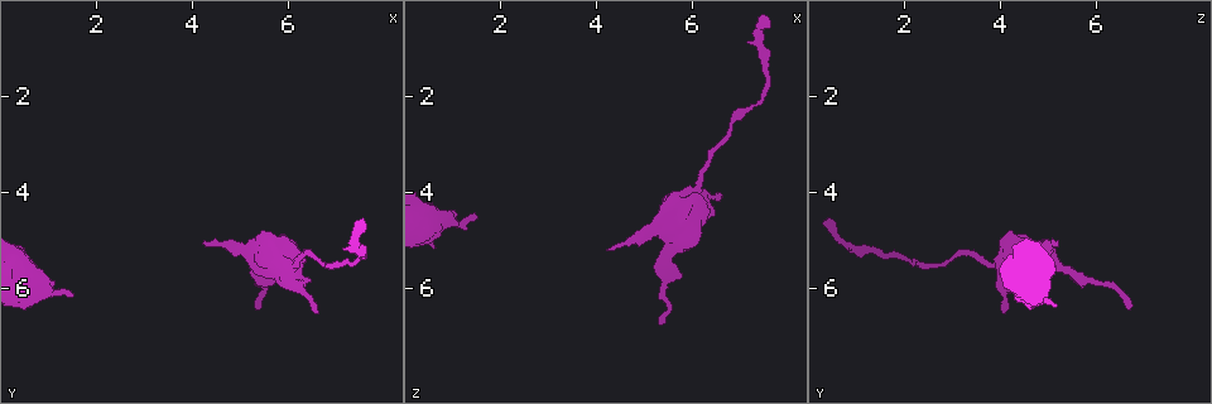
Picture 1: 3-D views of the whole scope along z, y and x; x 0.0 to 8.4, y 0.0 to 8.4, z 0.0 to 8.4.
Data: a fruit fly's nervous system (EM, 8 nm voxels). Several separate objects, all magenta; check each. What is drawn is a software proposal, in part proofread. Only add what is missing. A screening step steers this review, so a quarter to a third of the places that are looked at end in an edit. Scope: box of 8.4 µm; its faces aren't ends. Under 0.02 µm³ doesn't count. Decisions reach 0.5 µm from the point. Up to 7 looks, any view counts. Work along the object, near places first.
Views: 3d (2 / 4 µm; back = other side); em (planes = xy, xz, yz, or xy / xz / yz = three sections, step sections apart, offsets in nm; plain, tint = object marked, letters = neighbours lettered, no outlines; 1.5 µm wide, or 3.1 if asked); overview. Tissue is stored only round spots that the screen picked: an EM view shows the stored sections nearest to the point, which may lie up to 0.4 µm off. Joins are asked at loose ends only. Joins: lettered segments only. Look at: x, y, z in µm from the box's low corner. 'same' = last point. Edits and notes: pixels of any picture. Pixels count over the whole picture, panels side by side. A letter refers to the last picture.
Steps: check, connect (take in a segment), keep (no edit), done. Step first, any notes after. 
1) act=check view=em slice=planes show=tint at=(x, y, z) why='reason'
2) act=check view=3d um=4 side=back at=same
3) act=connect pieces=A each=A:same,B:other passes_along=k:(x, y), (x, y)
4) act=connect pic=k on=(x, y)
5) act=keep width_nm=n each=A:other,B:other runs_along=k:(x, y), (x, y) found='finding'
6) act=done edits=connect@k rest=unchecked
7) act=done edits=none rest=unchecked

act=check view=3d um=4 at=(5.25, 6.40, 6.75)

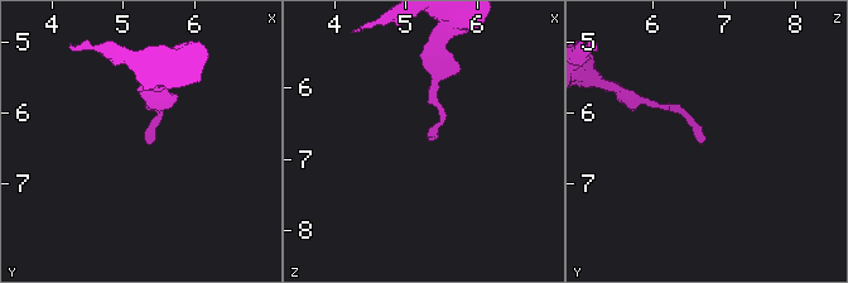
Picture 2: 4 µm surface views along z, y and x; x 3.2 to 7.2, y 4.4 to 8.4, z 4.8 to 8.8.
act=check view=em slice=planes show=letters at=(5.30, 6.45, 6.70) why='shape alone is not enough'

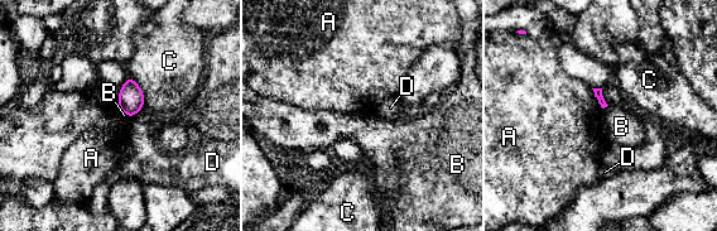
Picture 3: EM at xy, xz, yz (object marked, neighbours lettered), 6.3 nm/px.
act=keep each=A:other,B:other,C:other,D:other border=3:(609, 105), (604, 109) found='no lettered segment goes on from it'

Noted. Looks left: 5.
act=check view=em slice=planes show=letters at=(4.25, 5.00, 5.20)

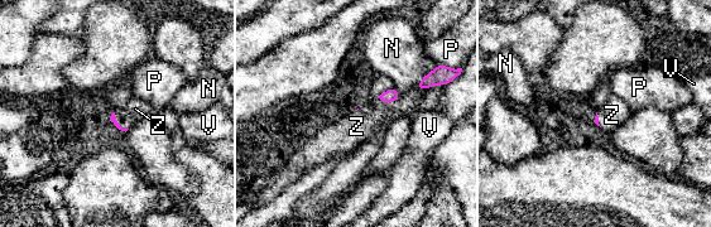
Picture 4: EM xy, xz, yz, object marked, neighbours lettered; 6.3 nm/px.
act=connect pieces=Z each=N:other,P:other,V:other,Z:same passes_along=4:(113, 117), (118, 122), (135, 109) found='it goes on there'

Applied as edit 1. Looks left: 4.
act=check view=overview why='see it whole again'

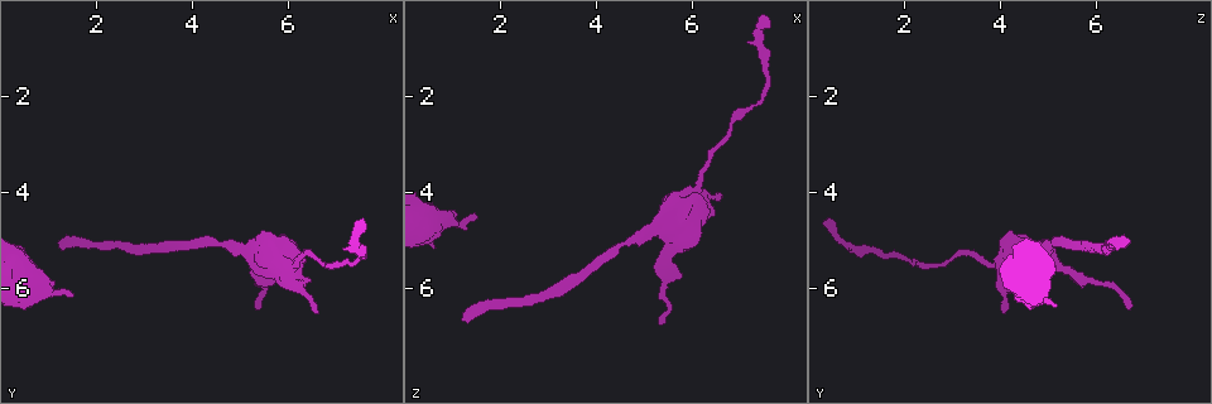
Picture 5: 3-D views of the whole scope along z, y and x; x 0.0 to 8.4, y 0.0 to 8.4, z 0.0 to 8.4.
act=check view=em slice=yz step=4 show=tint at=(1.55, 6.20, 4.50) why='stops while still wide'

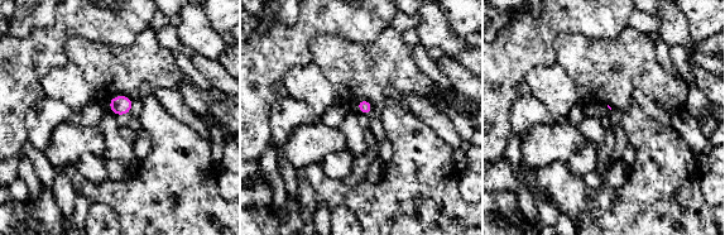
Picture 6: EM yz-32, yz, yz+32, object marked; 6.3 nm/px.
act=check view=em slice=planes show=letters at=same

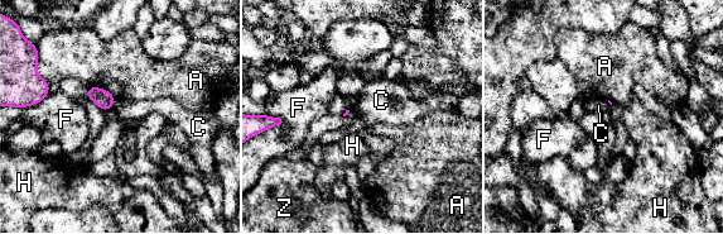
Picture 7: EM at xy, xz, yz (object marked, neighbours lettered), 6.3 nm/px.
act=keep each=A:other,C:other,F:other,H:other,Z:other border=7:(115, 99), (111, 108) found='no lettered segment goes on from it'

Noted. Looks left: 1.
act=done edits=connect@4 rest=unchecked

